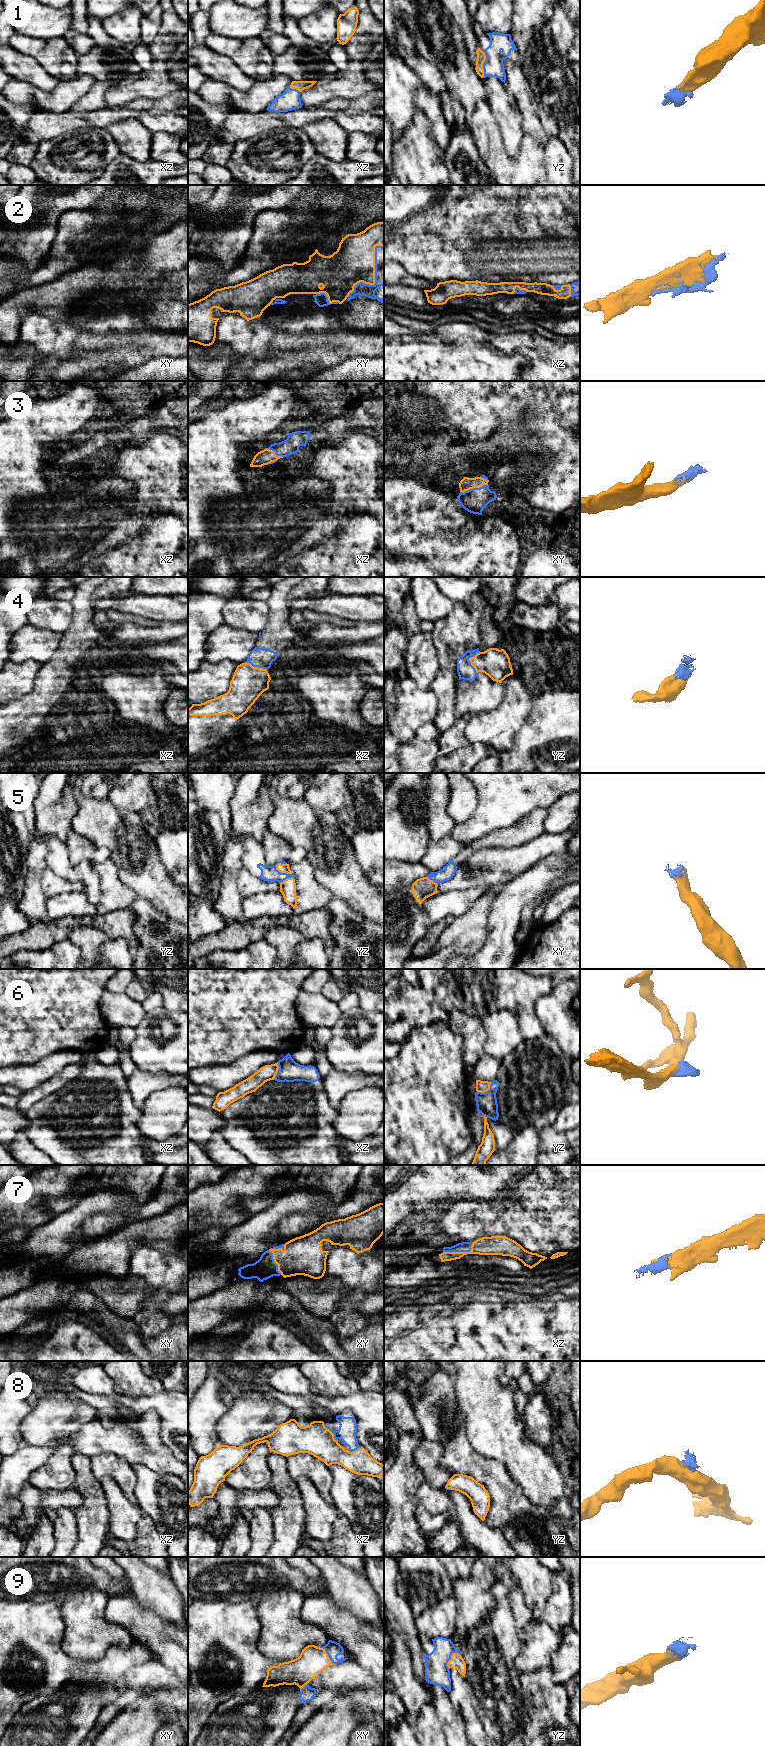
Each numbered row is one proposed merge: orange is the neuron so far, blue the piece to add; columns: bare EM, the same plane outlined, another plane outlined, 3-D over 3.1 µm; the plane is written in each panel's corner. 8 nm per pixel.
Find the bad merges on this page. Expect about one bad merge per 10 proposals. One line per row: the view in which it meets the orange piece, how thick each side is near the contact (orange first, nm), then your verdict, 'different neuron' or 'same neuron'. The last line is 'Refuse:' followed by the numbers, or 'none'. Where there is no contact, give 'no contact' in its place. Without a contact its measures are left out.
1: meets orange in yz; 70 nm thick on the orange side, 160 nm on the other; same neuron
2: meets orange in xy; 320 nm thick on the orange side, 100 nm on the other; same neuron
3: meets orange in xy; 100 nm thick on the orange side, 190 nm on the other; same neuron
4: meets orange in yz; 240 nm thick on the orange side, 140 nm on the other; same neuron
5: meets orange in yz; 80 nm thick on the orange side, 130 nm on the other; same neuron
6: meets orange in yz; 100 nm thick on the orange side, 170 nm on the other; different neuron
7: meets orange in xz; 140 nm thick on the orange side, 80 nm on the other; same neuron
8: meets orange in xz; 260 nm thick on the orange side, 140 nm on the other; different neuron
9: meets orange in yz; 100 nm thick on the orange side, 190 nm on the other; same neuron
Refuse: 6, 8

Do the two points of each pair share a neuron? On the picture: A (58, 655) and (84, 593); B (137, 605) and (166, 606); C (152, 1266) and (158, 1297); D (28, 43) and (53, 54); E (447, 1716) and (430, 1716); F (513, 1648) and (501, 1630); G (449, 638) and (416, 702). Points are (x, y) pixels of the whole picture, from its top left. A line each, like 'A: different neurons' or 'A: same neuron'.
A: same neuron
B: same neuron
C: same neuron
D: same neuron
E: different neurons
F: same neuron
G: different neurons

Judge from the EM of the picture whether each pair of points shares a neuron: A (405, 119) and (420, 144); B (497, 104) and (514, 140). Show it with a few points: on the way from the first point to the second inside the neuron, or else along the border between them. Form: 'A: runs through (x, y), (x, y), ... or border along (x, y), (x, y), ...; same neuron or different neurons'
A: border along (419, 110), (415, 113), (410, 126), (394, 143); different neurons
B: runs through (506, 113), (510, 121), (511, 131); same neuron

